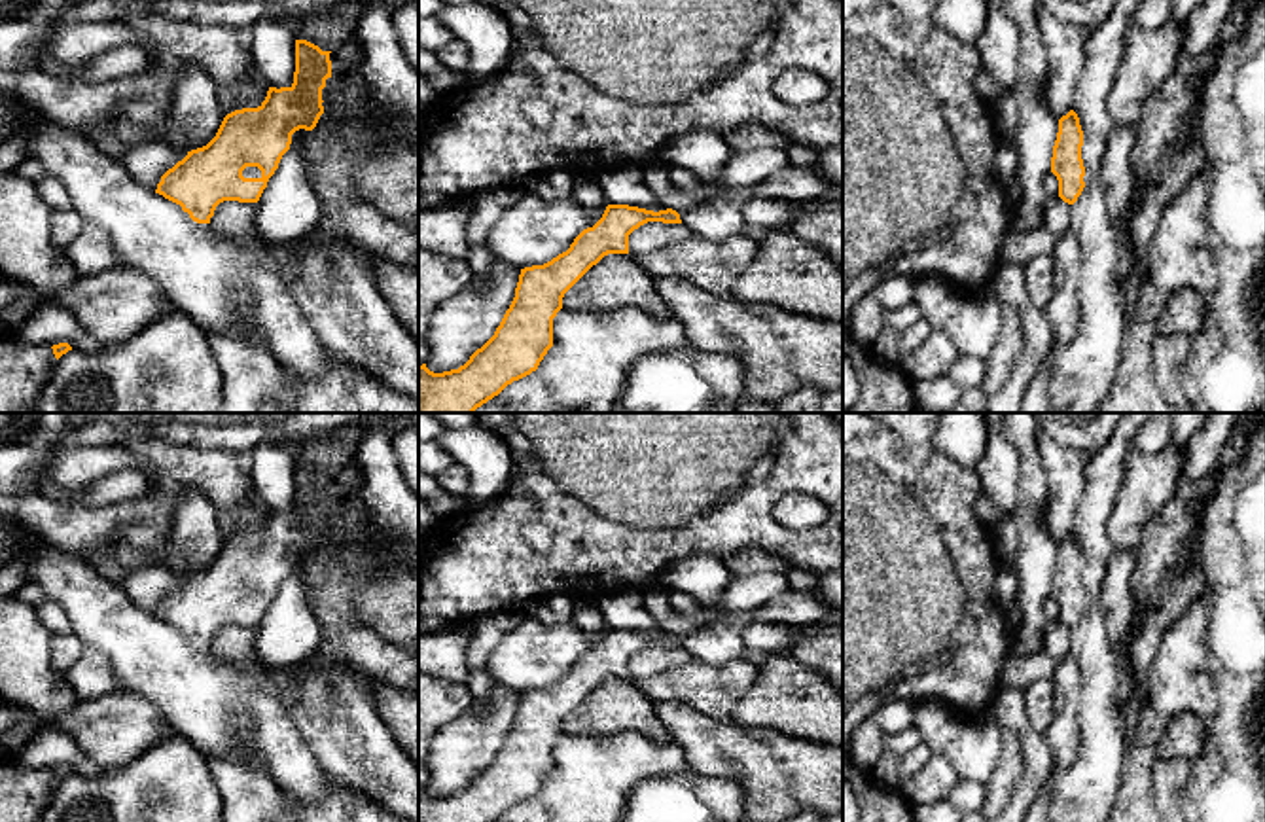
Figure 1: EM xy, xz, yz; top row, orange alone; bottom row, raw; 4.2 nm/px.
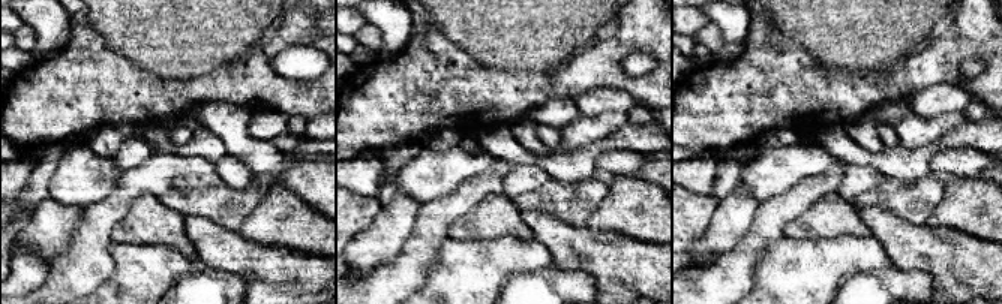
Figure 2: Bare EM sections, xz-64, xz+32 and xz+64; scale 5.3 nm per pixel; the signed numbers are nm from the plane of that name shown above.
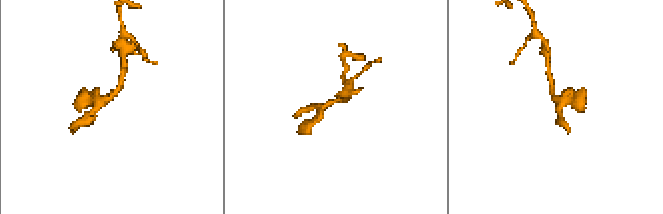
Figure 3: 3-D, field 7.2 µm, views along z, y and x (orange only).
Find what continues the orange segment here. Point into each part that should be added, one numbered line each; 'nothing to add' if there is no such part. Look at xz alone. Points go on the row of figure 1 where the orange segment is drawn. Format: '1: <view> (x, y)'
nothing to add

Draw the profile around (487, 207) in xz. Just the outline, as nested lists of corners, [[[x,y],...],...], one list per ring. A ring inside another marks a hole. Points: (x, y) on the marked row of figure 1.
[[[511,186],[470,197],[472,218],[468,223],[470,248],[487,241],[490,227],[496,220],[513,206],[526,191],[526,186]]]

